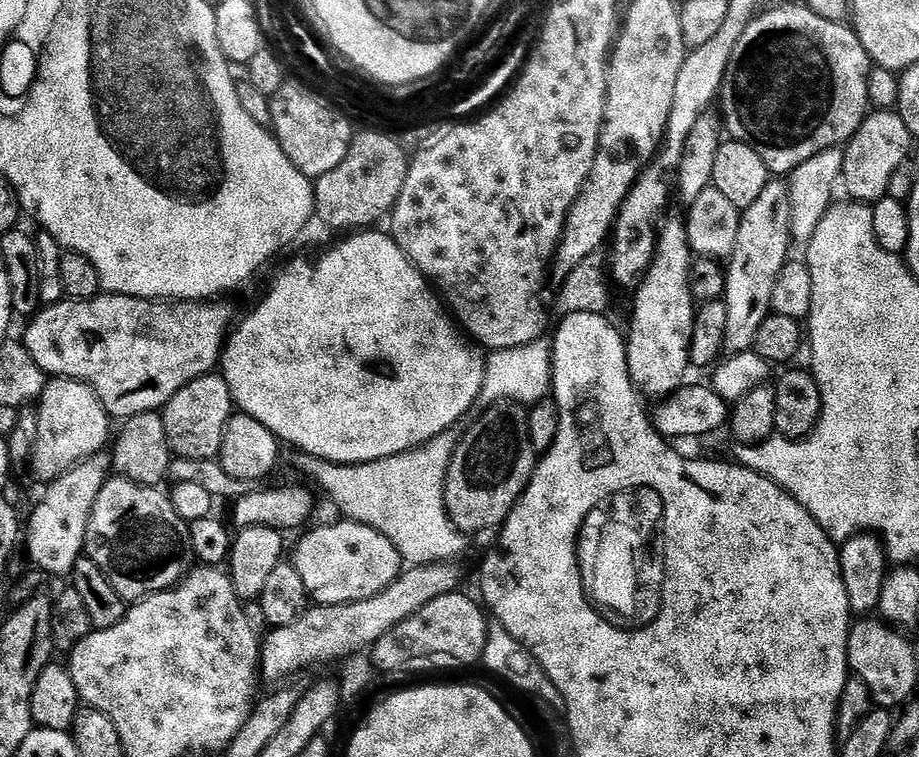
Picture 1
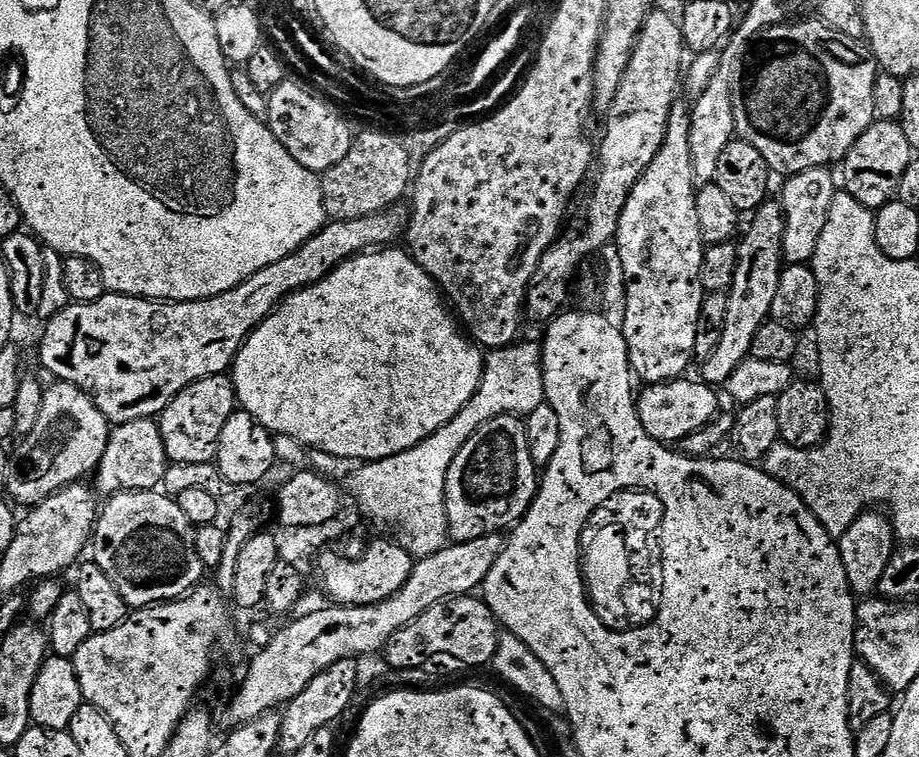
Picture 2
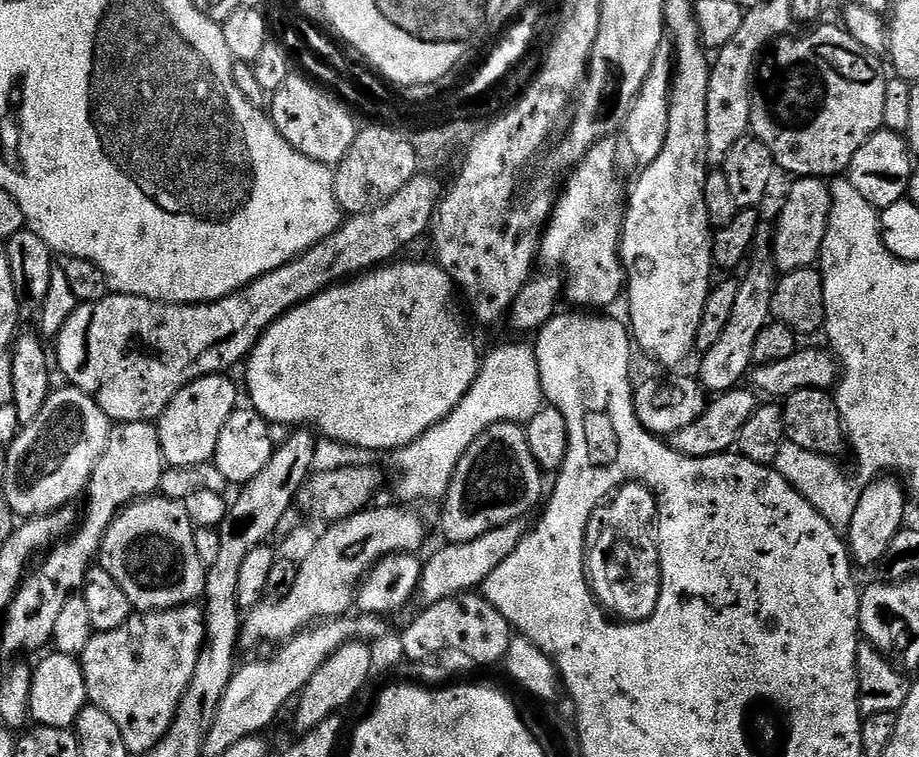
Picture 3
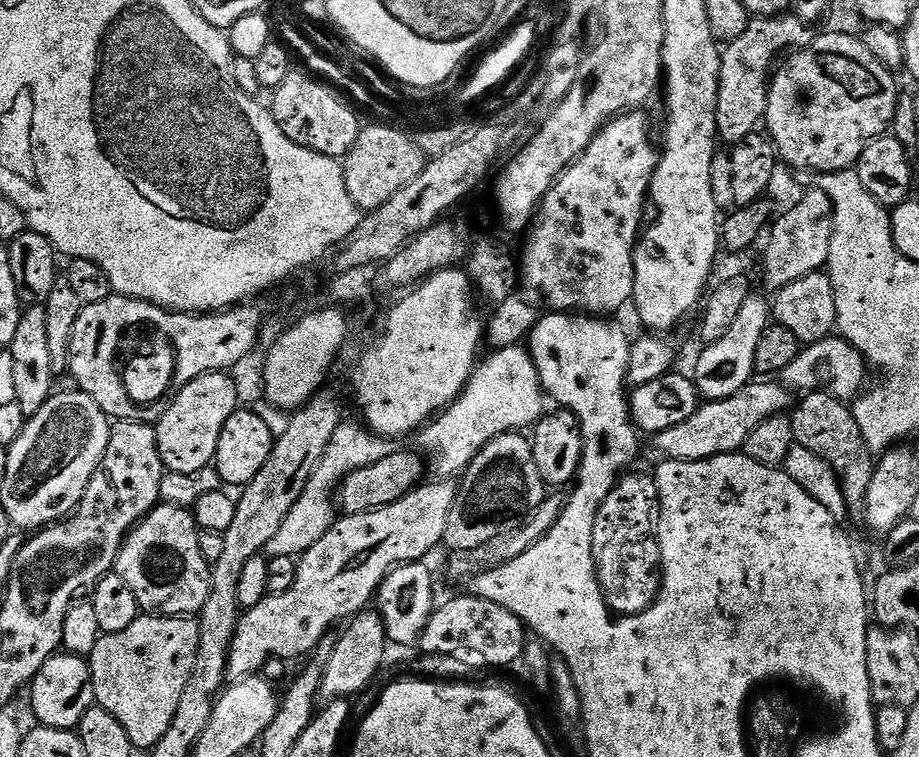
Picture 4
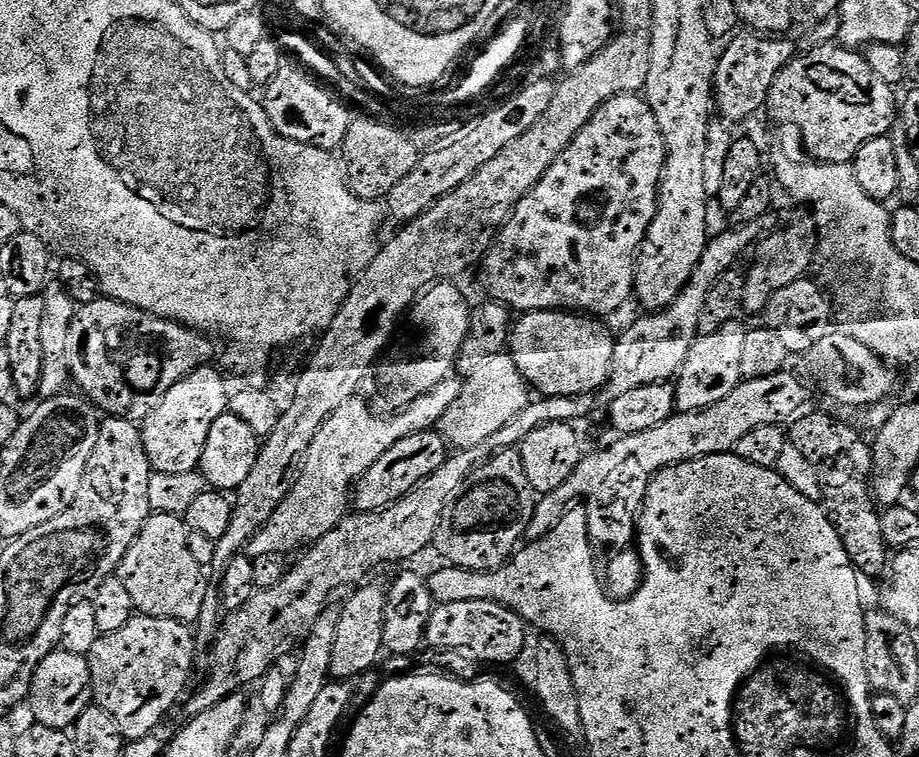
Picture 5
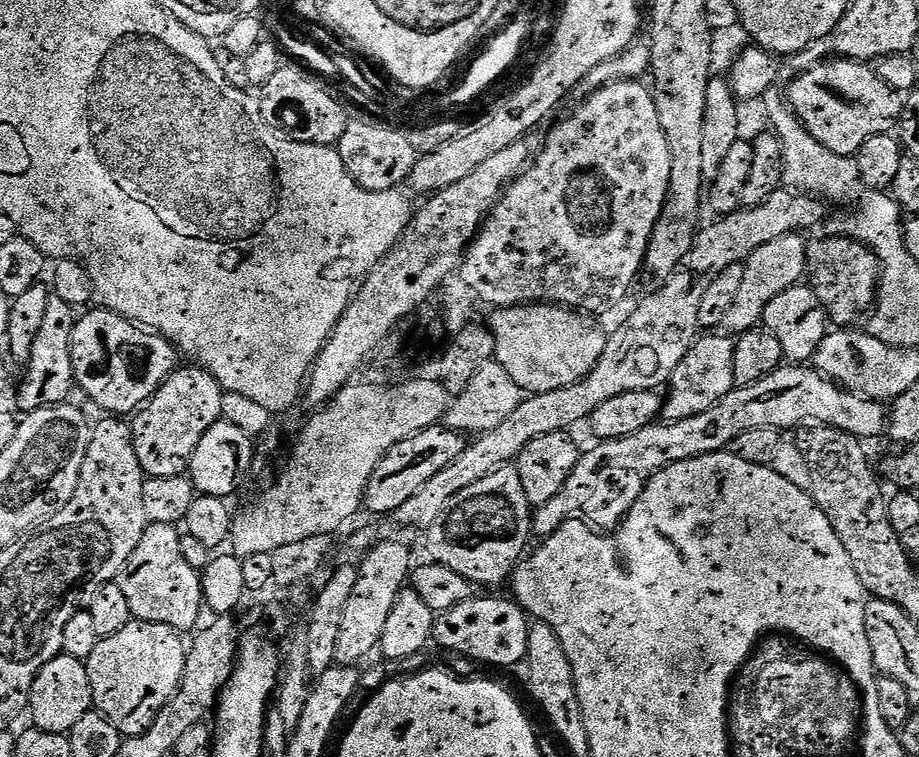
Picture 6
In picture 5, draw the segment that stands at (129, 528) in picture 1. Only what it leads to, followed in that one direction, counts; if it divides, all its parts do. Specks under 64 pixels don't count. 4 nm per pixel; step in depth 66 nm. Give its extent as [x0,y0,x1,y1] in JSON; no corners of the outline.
[118,512,210,625]

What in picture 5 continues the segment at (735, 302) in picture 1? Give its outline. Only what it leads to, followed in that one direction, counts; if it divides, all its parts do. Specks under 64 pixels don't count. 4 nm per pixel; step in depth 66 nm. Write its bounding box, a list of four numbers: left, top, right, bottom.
[674,322,748,412]

